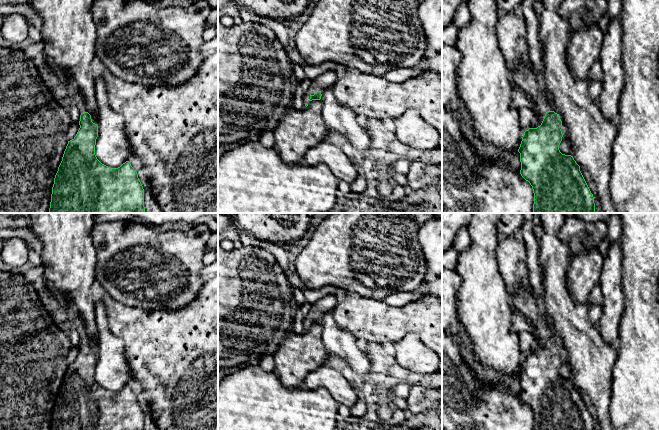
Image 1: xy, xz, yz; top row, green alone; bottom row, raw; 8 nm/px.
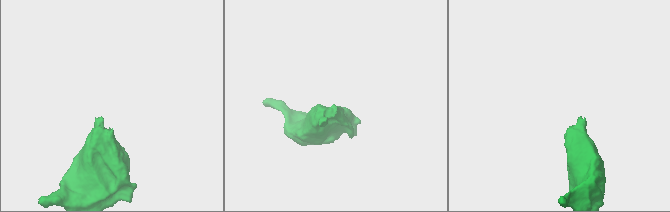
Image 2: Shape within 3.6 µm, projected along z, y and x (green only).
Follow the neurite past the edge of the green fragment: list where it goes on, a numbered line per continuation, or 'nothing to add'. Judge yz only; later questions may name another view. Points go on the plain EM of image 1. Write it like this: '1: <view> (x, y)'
1: yz (524, 301)

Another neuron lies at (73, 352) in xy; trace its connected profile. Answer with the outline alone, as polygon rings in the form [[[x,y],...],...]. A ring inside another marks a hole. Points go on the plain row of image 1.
[[[71,347],[71,349],[69,350],[69,352],[67,354],[67,363],[68,363],[68,365],[74,363],[74,361],[76,360],[79,352],[80,352],[79,348]]]

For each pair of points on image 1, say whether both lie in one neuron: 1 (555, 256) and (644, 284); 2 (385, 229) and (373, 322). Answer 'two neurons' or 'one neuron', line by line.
1: two neurons
2: two neurons

